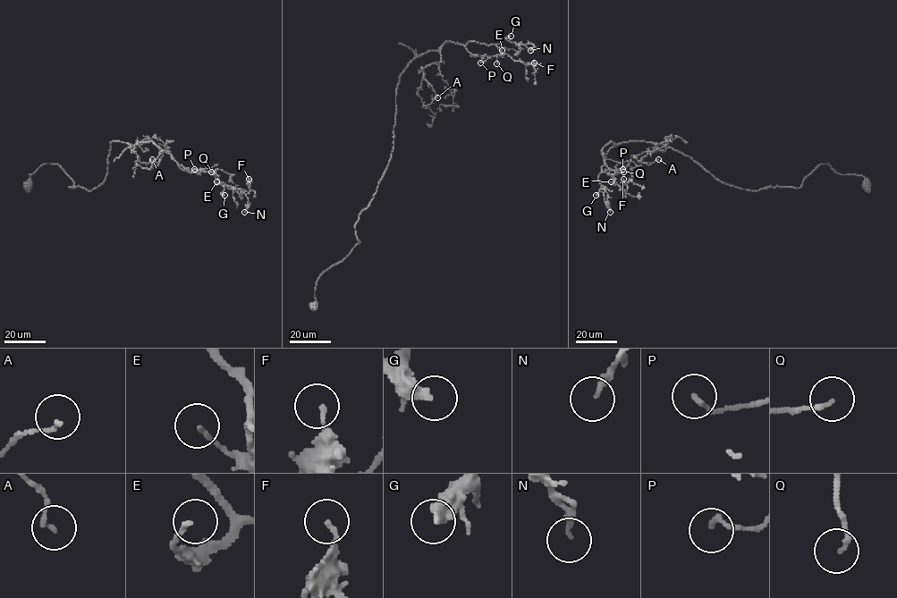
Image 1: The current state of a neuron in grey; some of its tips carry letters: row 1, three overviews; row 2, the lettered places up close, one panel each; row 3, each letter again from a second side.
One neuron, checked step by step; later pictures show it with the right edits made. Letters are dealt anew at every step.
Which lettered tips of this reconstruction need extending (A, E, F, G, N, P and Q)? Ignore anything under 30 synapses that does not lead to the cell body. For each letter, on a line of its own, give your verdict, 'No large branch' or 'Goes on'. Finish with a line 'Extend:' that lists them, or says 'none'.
A: No large branch
E: No large branch
F: No large branch
G: No large branch
N: No large branch
P: No large branch
Q: No large branch
Extend: none

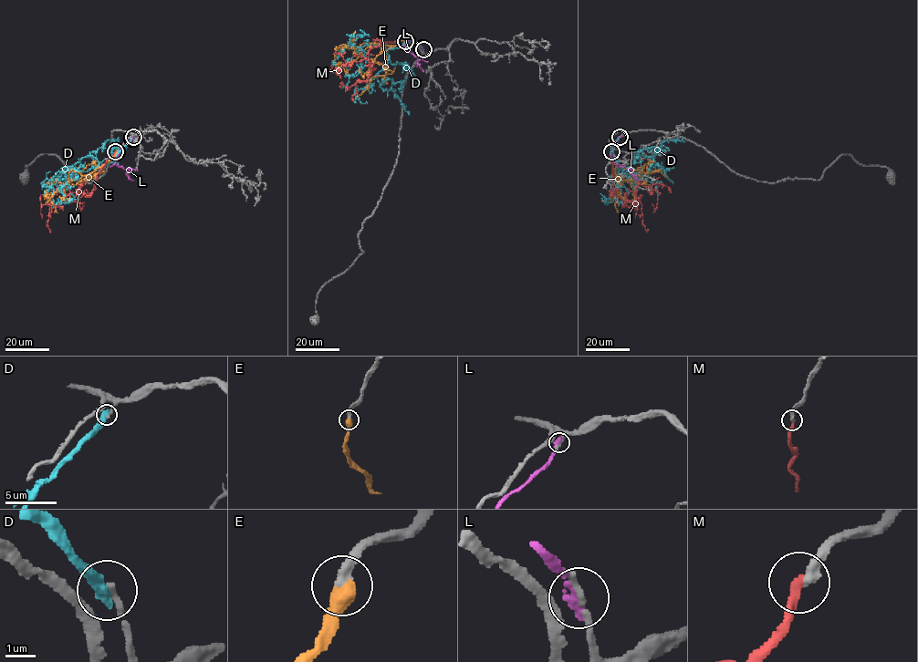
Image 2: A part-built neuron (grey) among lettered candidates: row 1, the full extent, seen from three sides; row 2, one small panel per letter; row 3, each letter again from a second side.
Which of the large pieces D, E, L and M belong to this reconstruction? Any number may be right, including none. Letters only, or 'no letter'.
E

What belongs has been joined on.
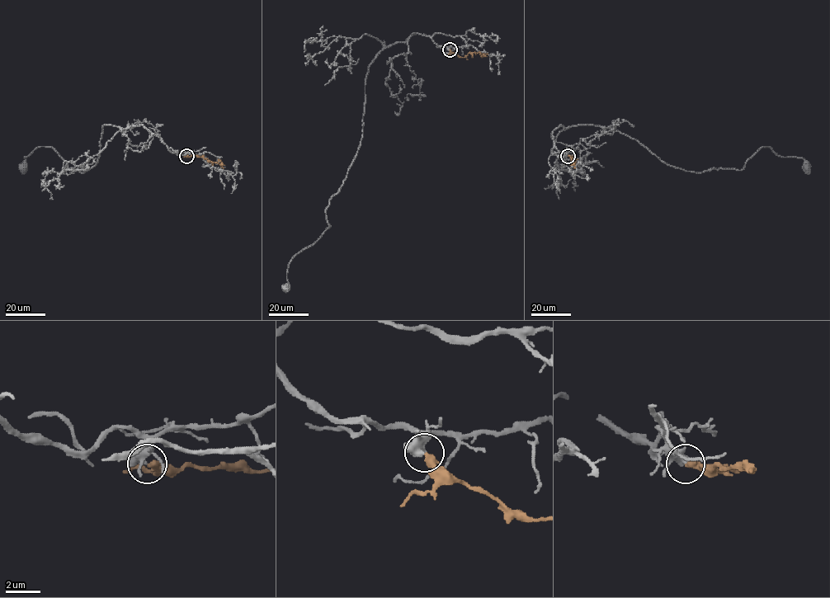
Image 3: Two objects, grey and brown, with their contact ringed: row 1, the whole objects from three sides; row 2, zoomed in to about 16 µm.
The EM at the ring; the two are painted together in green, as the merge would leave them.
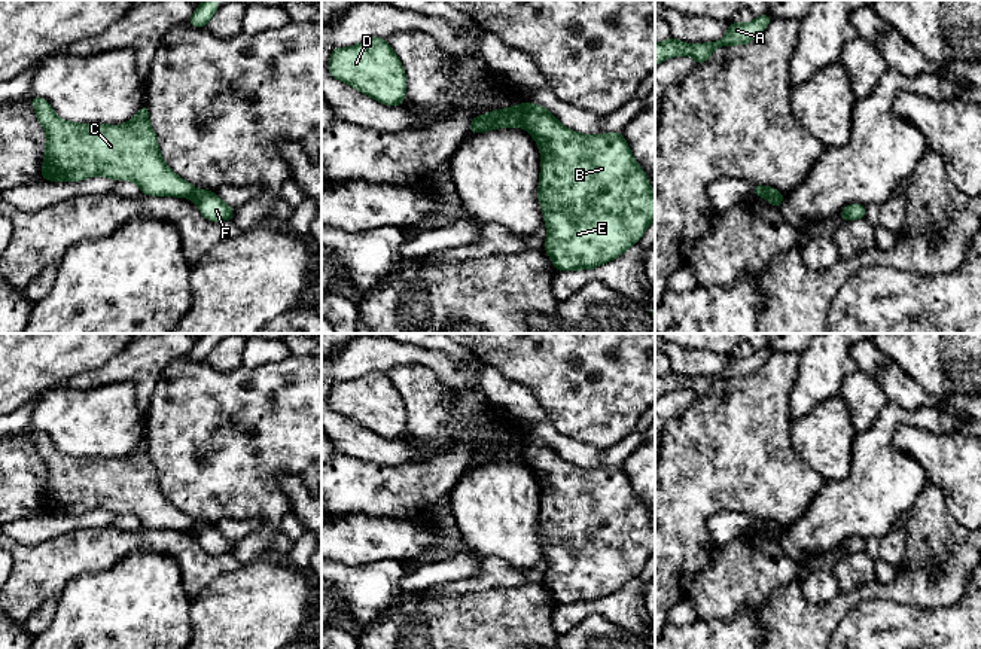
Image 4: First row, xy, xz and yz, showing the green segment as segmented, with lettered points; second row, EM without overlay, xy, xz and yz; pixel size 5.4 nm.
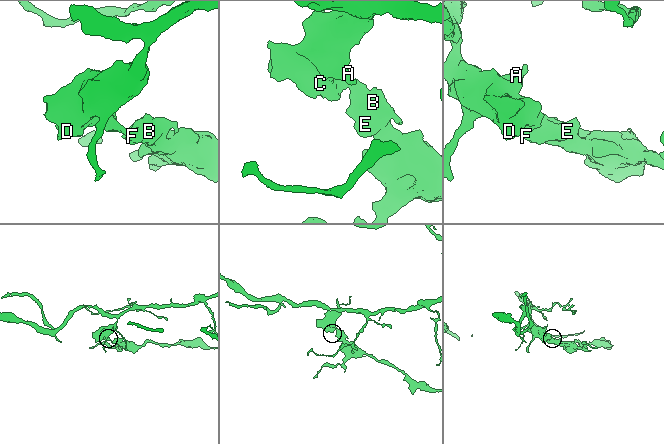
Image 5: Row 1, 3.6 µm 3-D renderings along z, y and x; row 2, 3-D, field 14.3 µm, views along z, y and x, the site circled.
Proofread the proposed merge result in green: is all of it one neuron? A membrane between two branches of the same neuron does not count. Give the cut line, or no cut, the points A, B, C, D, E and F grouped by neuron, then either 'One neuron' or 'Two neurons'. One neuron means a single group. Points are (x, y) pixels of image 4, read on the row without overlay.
Split along xz (530, 436), (523, 459). Groups: A C D / B E F. Two neurons

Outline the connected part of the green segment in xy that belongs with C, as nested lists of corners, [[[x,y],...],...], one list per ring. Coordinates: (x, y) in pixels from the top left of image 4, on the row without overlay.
[[[30,430],[30,435],[46,467],[40,512],[80,515],[92,509],[106,509],[116,515],[134,515],[141,528],[191,531],[195,525],[195,521],[171,505],[161,491],[158,470],[149,457],[147,438],[143,438],[127,457],[106,458],[68,455],[58,451],[45,432]]]

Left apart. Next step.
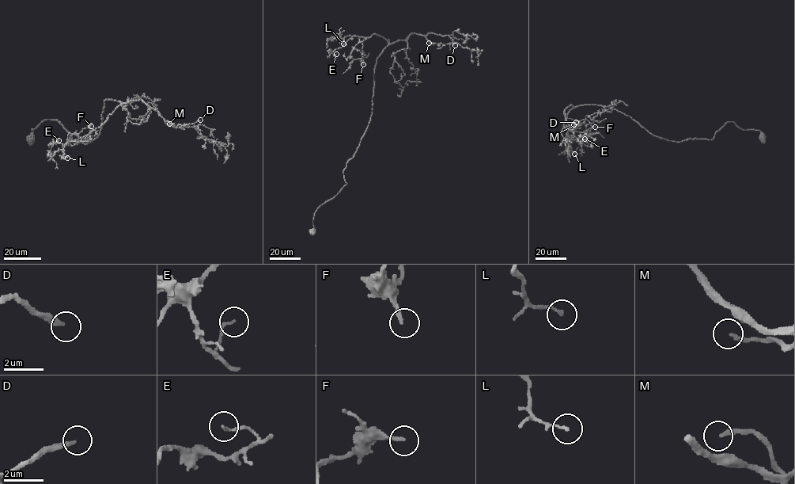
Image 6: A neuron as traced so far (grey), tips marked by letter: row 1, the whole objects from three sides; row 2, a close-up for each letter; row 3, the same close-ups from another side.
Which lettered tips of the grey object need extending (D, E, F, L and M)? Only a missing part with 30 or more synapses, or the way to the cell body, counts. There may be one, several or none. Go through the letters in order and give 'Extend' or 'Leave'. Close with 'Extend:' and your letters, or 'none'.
D: Extend
E: Leave
F: Leave
L: Leave
M: Extend
Extend: D, M

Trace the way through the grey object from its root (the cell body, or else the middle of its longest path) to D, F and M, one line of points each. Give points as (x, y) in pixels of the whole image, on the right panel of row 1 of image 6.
D: (762, 137), (728, 121), (710, 139), (669, 141), (593, 104), (565, 108), (568, 123), (576, 122)
F: (762, 137), (728, 121), (710, 139), (669, 141), (593, 104), (577, 105), (565, 118), (573, 139), (595, 127)
M: (762, 137), (728, 121), (710, 139), (669, 141), (593, 104), (565, 109), (573, 124)

